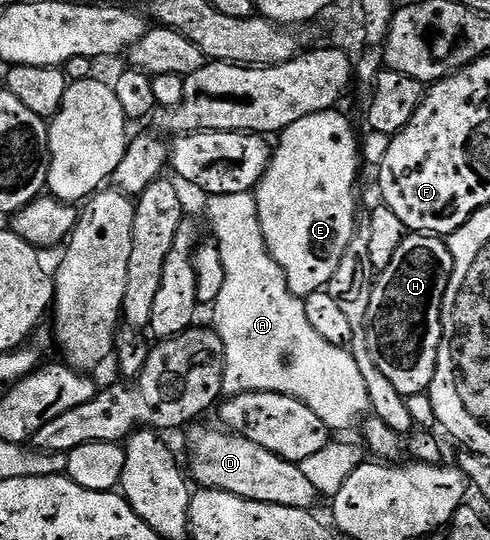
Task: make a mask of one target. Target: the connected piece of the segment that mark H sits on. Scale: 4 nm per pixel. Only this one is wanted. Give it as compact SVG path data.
M409 233L403 243L399 243L399 251L395 251L395 259L391 259L391 263L387 263L385 269L380 270L376 274L373 290L371 291L371 307L369 308L369 318L365 321L363 330L365 335L365 345L369 349L371 359L375 359L375 367L380 376L385 376L385 381L397 393L402 393L402 398L409 398L417 394L424 394L429 388L429 384L435 379L435 367L437 366L437 356L439 355L439 343L443 336L443 311L441 308L446 308L447 297L445 301L445 292L449 289L449 276L453 273L453 260L455 254L448 244L442 238L428 233Z

